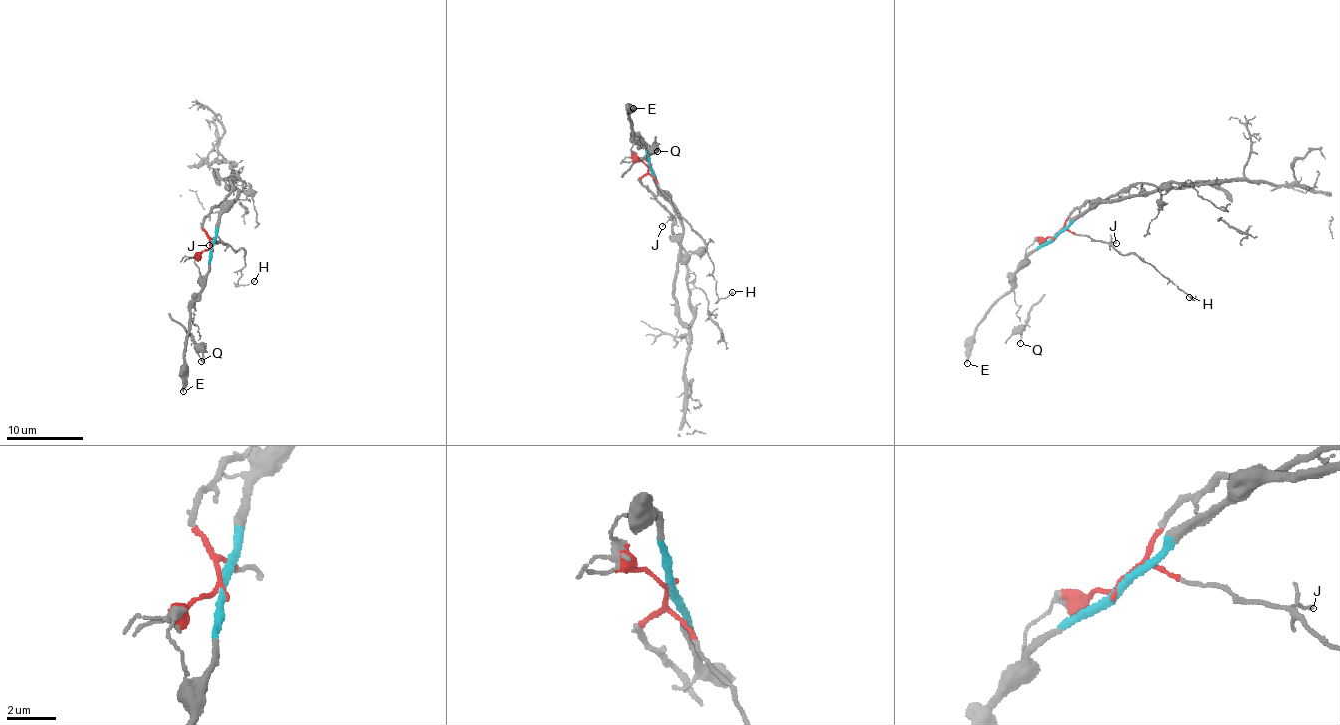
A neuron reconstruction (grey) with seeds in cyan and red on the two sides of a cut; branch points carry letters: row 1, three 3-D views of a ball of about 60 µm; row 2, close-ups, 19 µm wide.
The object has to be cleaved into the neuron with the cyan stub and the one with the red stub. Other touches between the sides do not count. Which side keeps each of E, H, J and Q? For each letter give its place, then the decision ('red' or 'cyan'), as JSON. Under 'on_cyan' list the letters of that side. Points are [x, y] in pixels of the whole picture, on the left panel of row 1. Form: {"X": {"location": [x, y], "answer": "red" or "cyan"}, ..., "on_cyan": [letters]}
{"E": {"location": [183, 391], "answer": "cyan"}, "H": {"location": [254, 281], "answer": "red"}, "J": {"location": [209, 245], "answer": "red"}, "Q": {"location": [201, 361], "answer": "cyan"}, "on_cyan": ["E", "Q"]}

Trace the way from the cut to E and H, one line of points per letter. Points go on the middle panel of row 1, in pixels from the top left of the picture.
E: (649, 165), (645, 144), (638, 136), (634, 138), (629, 120), (633, 109)
H: (649, 165), (649, 174), (661, 193), (698, 236), (712, 263), (716, 293), (722, 299), (732, 292)

